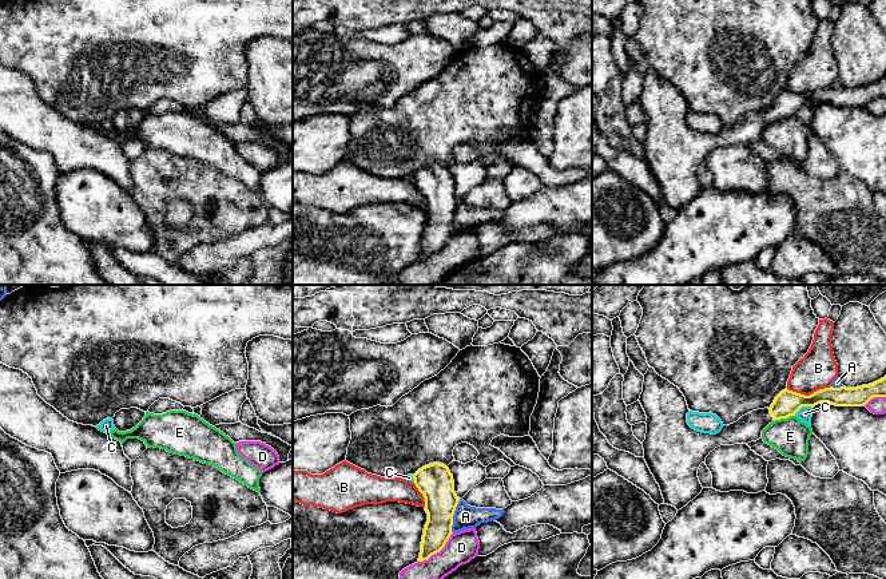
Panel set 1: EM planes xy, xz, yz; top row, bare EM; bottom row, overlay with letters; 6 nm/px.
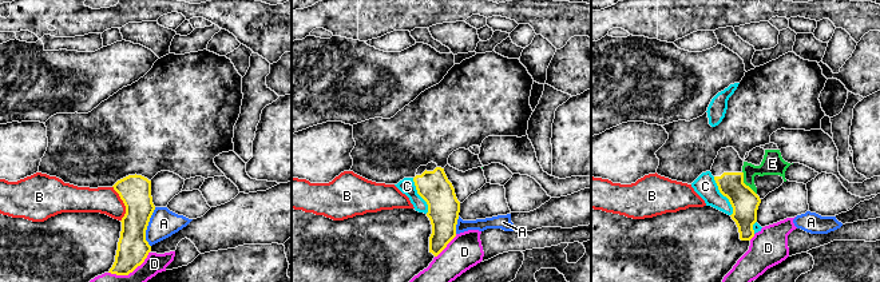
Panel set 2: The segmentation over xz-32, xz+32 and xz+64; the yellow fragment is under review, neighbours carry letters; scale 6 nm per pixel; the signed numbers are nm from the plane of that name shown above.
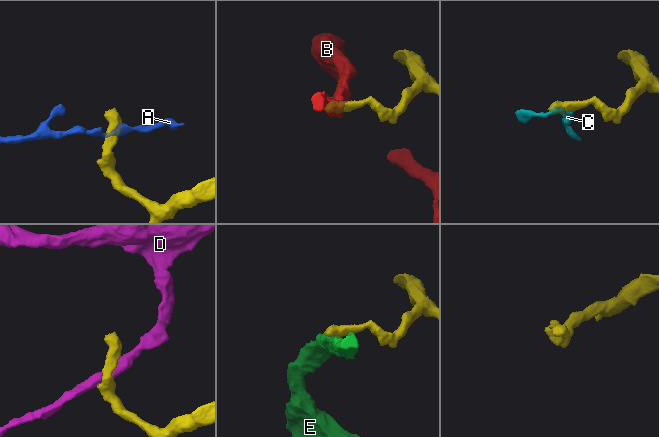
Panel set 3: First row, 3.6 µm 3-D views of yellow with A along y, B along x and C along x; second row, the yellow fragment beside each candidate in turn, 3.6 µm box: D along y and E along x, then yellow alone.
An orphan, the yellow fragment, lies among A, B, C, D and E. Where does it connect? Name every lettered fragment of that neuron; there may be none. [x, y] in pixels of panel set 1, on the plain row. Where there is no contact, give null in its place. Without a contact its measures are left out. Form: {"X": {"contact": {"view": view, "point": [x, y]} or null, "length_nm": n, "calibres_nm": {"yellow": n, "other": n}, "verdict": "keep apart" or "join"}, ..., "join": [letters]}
{"A": {"contact": {"view": "xz", "point": [452, 217]}, "length_nm": 220, "calibres_nm": {"yellow": 220, "other": 140}, "verdict": "keep apart"}, "B": {"contact": {"view": "yz", "point": [810, 95]}, "length_nm": 260, "calibres_nm": {"yellow": 160, "other": 220}, "verdict": "keep apart"}, "C": {"contact": {"view": "yz", "point": [802, 106]}, "length_nm": 120, "calibres_nm": {"yellow": 160, "other": 90}, "verdict": "keep apart"}, "D": {"contact": {"view": "xz", "point": [437, 252]}, "length_nm": 280, "calibres_nm": {"yellow": 170, "other": 190}, "verdict": "keep apart"}, "E": {"contact": {"view": "yz", "point": [785, 118]}, "length_nm": 120, "calibres_nm": {"yellow": 160, "other": 220}, "verdict": "keep apart"}, "join": []}

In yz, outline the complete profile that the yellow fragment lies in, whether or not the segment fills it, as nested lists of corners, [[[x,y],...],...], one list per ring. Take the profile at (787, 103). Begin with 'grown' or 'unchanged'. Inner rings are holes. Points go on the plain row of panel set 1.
grown | [[[649,67],[639,99],[647,116],[647,134],[641,143],[644,160],[660,187],[664,205],[679,211],[702,193],[698,170],[715,148],[756,142],[768,124],[795,116],[802,107],[814,108],[821,103],[863,107],[874,98],[886,98],[886,76],[869,86],[830,87],[810,96],[784,90],[770,108],[752,111],[711,135],[688,126],[686,98]]]

